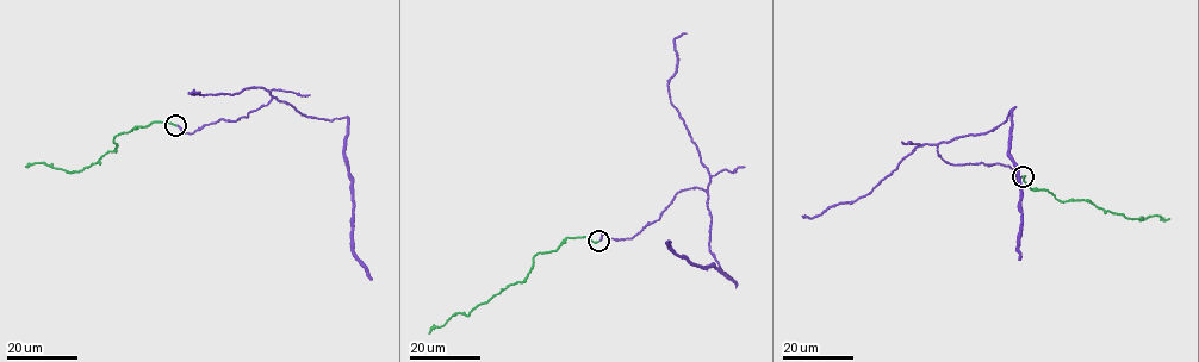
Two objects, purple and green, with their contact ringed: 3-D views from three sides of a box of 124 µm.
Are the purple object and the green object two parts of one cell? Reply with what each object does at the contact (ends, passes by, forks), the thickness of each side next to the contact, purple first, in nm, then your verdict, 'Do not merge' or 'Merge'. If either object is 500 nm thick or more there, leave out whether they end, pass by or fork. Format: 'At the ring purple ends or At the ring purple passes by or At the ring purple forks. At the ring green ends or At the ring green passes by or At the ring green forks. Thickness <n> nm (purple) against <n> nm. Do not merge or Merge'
At the ring purple ends. At the ring green ends. Thickness 130 nm (purple) against 140 nm. Merge

